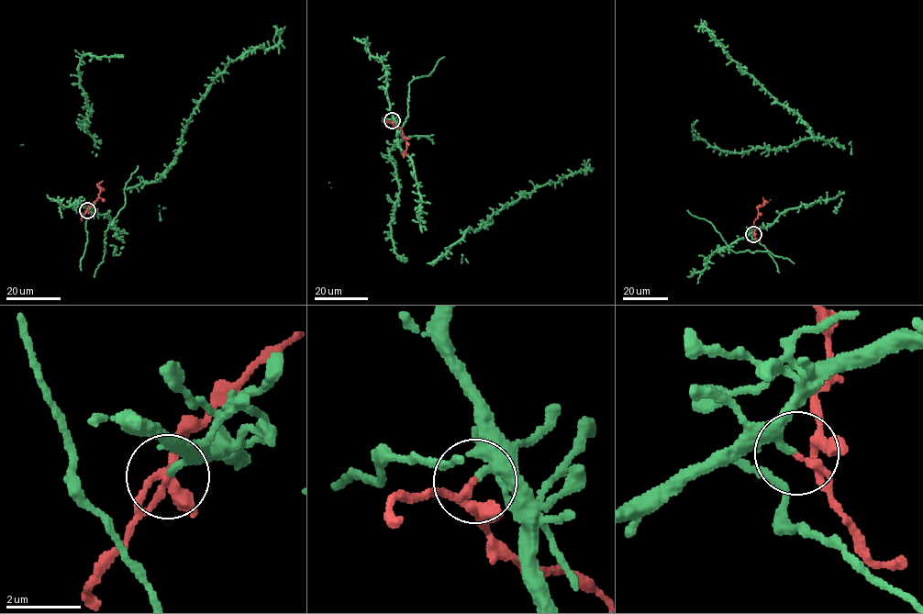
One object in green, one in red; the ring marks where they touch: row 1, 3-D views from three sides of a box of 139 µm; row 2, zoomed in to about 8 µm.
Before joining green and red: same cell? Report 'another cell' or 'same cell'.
another cell

